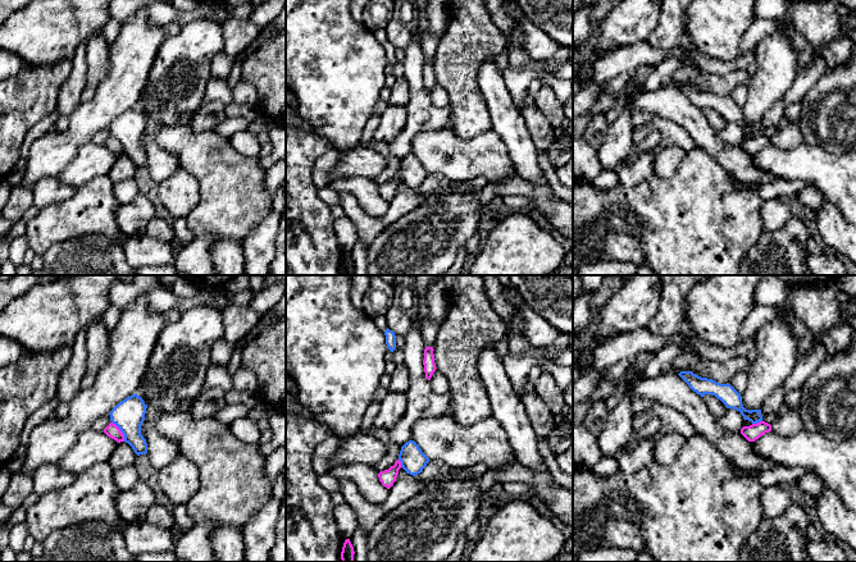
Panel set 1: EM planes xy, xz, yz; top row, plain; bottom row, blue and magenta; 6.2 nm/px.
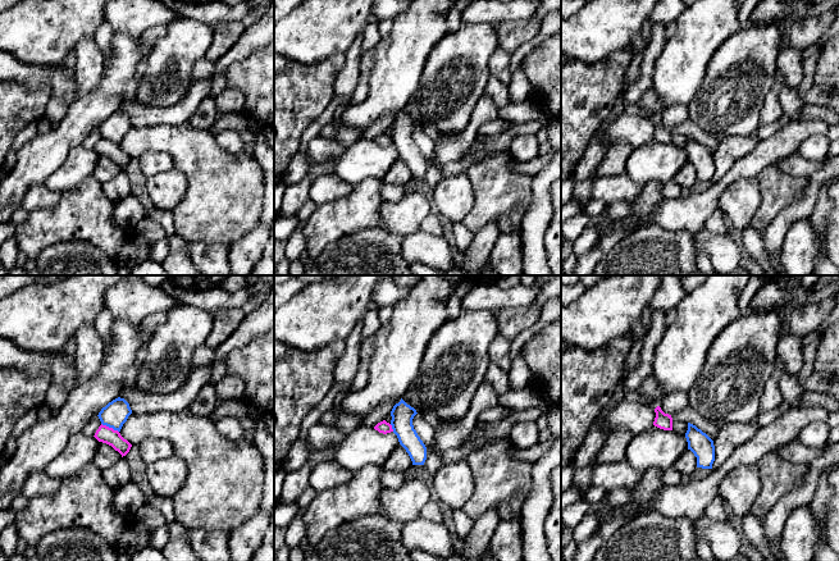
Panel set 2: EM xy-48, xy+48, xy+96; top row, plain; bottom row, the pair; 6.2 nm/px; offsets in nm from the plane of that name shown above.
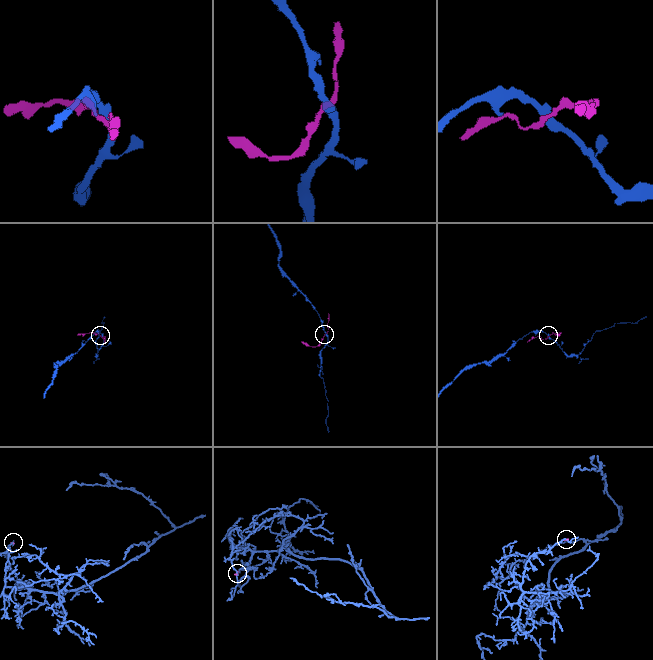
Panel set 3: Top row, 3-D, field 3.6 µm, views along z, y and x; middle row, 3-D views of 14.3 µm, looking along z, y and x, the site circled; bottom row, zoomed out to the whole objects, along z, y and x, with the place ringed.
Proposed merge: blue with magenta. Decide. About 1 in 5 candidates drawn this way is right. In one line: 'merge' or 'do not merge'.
do not merge

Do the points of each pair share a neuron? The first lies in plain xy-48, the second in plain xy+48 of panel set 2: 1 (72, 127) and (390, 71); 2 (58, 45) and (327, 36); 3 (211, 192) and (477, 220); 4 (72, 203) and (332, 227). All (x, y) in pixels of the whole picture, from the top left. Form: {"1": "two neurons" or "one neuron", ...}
{"1": "one neuron", "2": "one neuron", "3": "one neuron", "4": "one neuron"}

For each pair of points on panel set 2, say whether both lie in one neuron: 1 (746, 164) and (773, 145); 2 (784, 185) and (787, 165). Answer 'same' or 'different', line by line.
1: same
2: different

